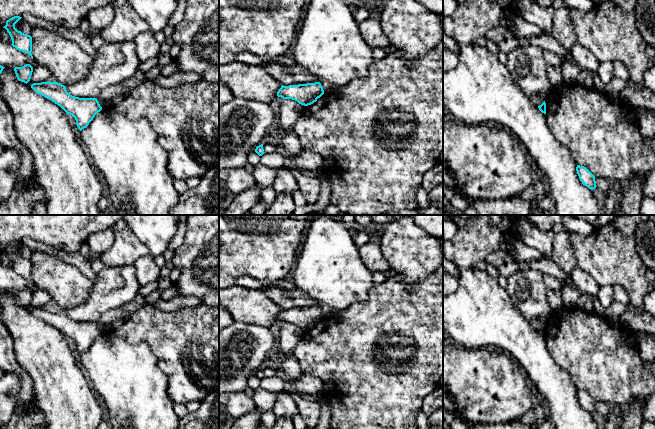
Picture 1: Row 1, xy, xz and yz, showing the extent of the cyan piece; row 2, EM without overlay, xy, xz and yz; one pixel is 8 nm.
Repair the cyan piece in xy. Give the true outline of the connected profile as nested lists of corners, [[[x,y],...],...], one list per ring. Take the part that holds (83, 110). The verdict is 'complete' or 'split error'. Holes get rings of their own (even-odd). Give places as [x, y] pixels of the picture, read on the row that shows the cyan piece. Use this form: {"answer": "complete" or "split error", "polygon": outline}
{"answer": "complete", "polygon": [[[58,82],[33,83],[31,88],[45,98],[60,106],[67,114],[72,115],[81,131],[102,110],[97,98],[79,98],[70,95],[66,86]]]}

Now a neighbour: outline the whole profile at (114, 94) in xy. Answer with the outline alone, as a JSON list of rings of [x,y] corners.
[[[114,84],[103,89],[97,100],[104,109],[120,103],[127,95],[129,90],[122,84]]]

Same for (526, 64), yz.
[[[535,45],[520,46],[507,54],[505,64],[516,85],[527,96],[547,96],[553,86],[548,79],[544,50]]]

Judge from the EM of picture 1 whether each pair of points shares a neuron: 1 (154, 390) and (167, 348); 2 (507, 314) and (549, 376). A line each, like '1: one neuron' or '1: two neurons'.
1: two neurons
2: one neuron

